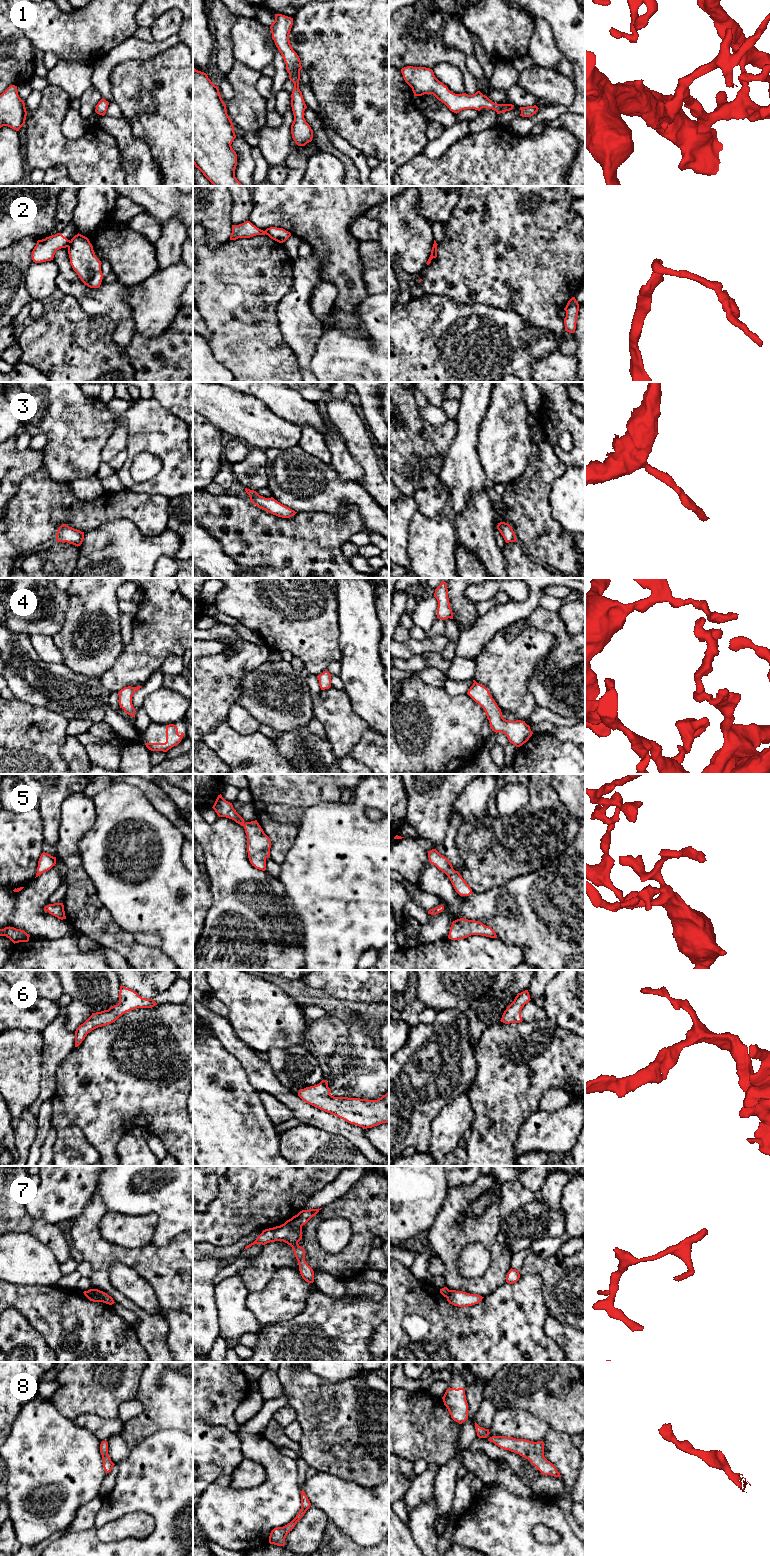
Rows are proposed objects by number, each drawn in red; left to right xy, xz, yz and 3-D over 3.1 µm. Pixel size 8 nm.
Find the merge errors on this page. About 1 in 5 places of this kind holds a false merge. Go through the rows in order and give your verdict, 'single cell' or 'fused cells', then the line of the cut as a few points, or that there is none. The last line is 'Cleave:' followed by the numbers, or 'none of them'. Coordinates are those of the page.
1: single cell | no cut
2: fused cells | xy (70, 241), (67, 246)
3: single cell | no cut
4: single cell | no cut
5: single cell | no cut
6: single cell | no cut
7: single cell | no cut
8: single cell | no cut
Cleave: 2

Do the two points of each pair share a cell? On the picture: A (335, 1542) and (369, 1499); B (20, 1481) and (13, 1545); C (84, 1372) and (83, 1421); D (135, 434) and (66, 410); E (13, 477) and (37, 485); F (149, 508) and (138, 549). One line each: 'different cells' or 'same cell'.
A: different cells
B: different cells
C: different cells
D: same cell
E: different cells
F: different cells

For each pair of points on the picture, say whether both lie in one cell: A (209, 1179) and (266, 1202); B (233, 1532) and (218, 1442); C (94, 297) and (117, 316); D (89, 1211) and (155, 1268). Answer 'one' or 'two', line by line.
A: two
B: two
C: one
D: one

